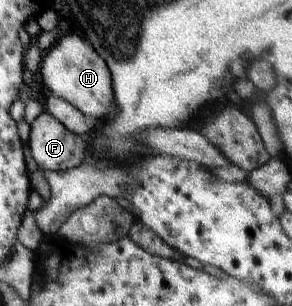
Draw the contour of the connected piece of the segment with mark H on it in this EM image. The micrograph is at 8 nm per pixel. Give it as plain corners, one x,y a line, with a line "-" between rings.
77,35
59,38
48,51
42,53
37,75
46,93
63,98
91,119
101,119
114,107
113,82
105,60
91,47
86,39

